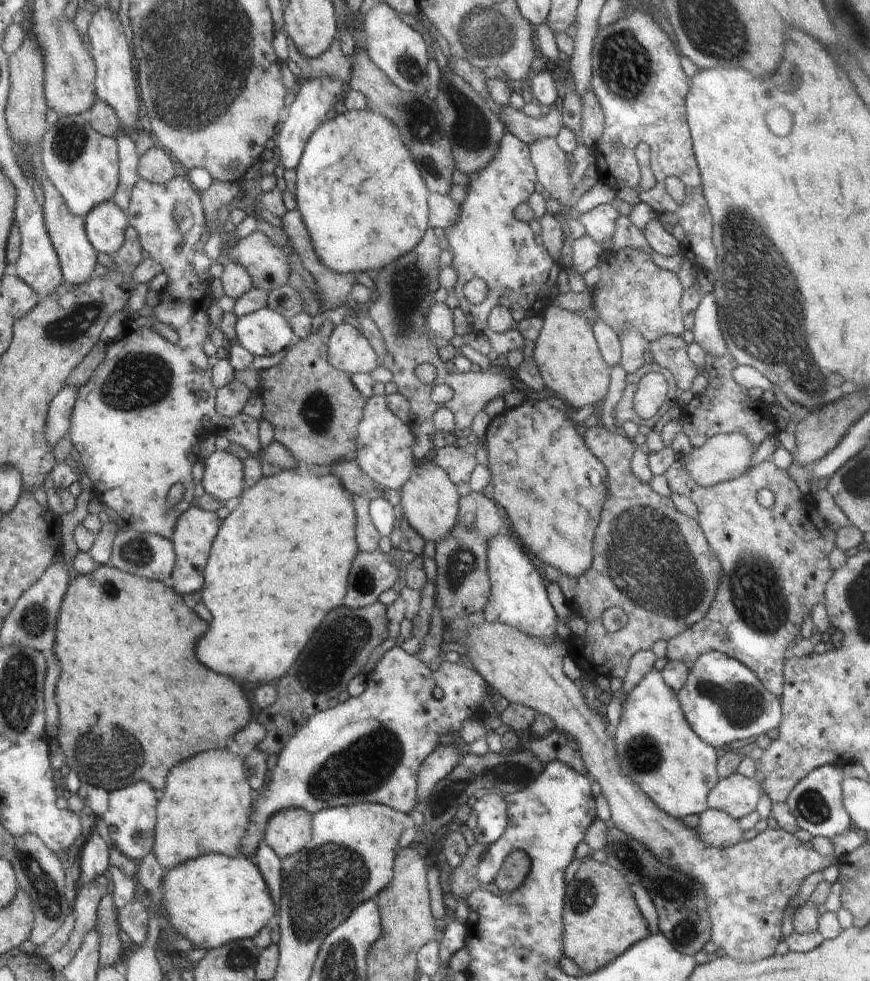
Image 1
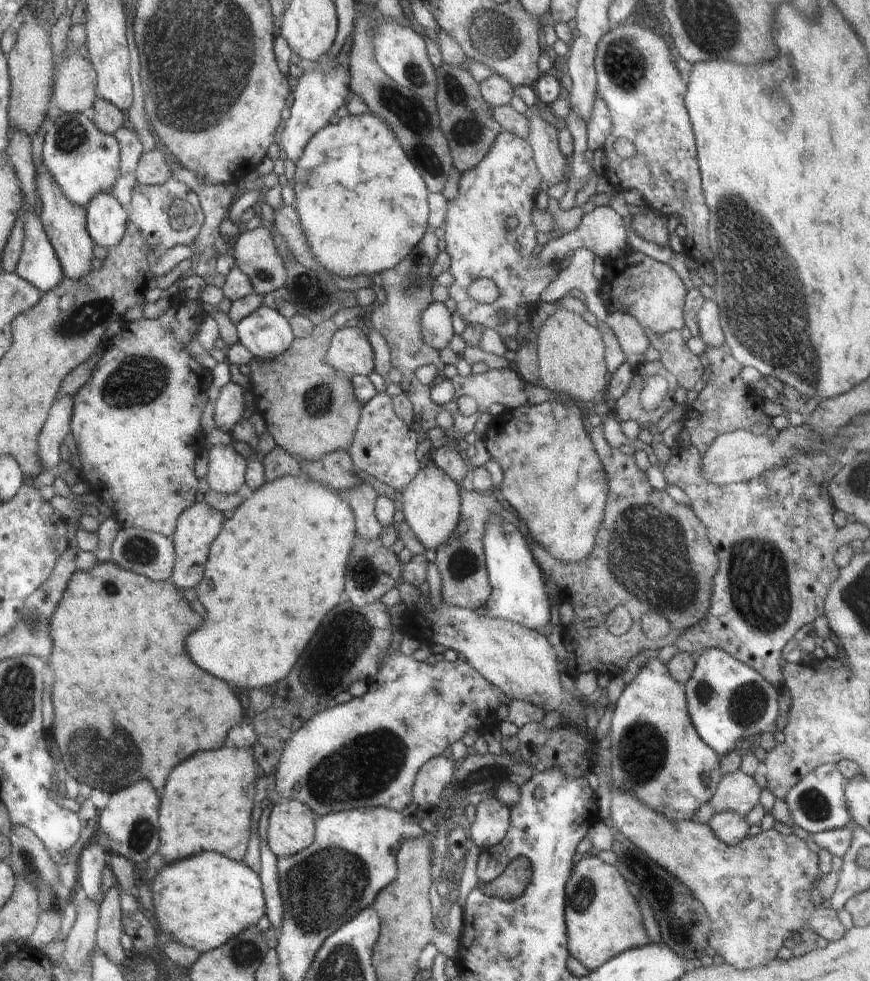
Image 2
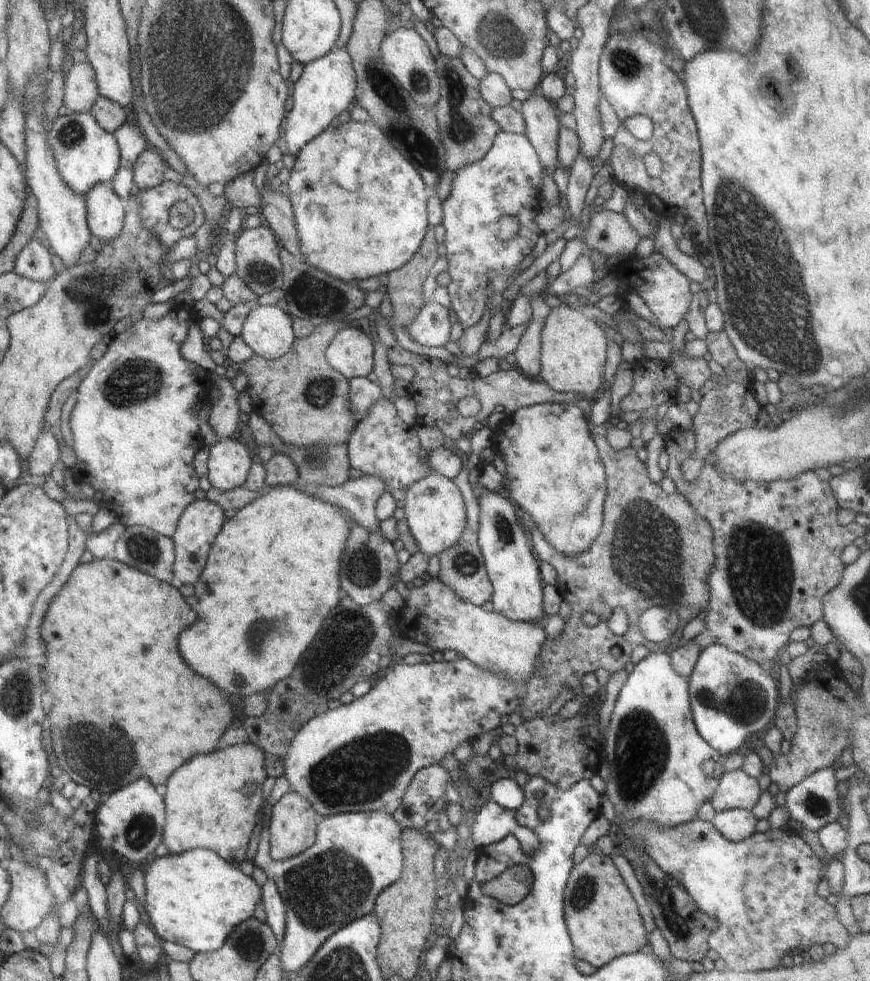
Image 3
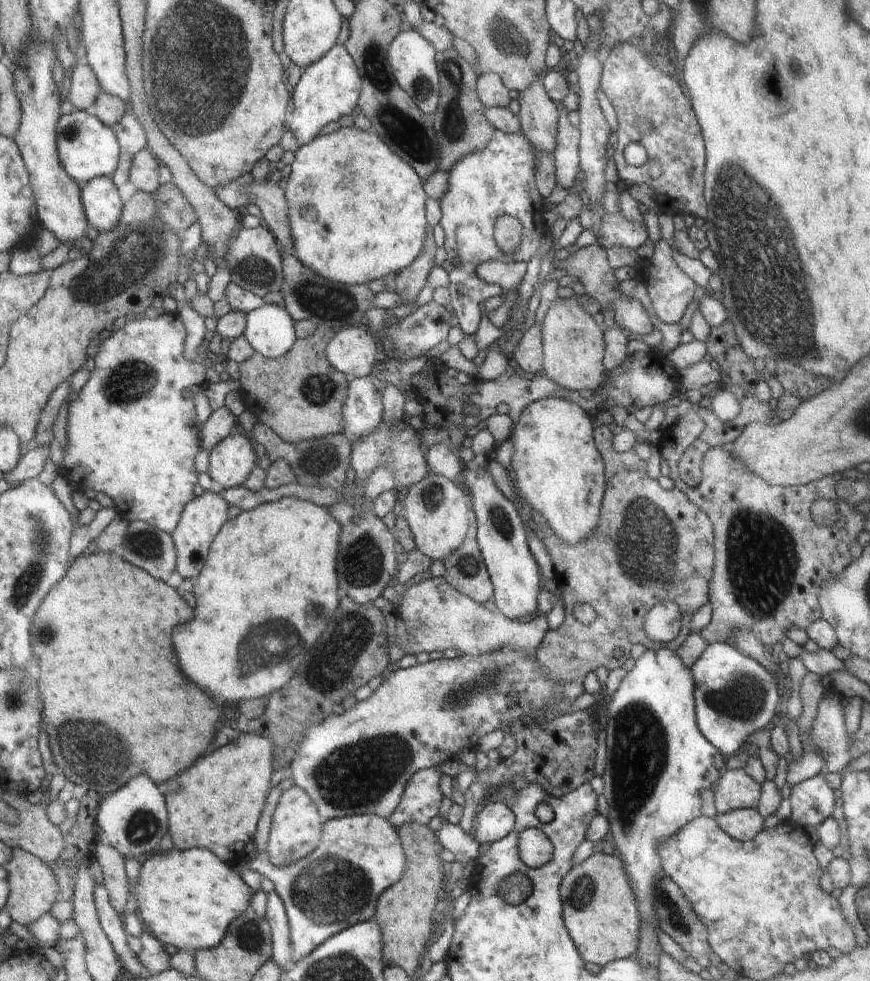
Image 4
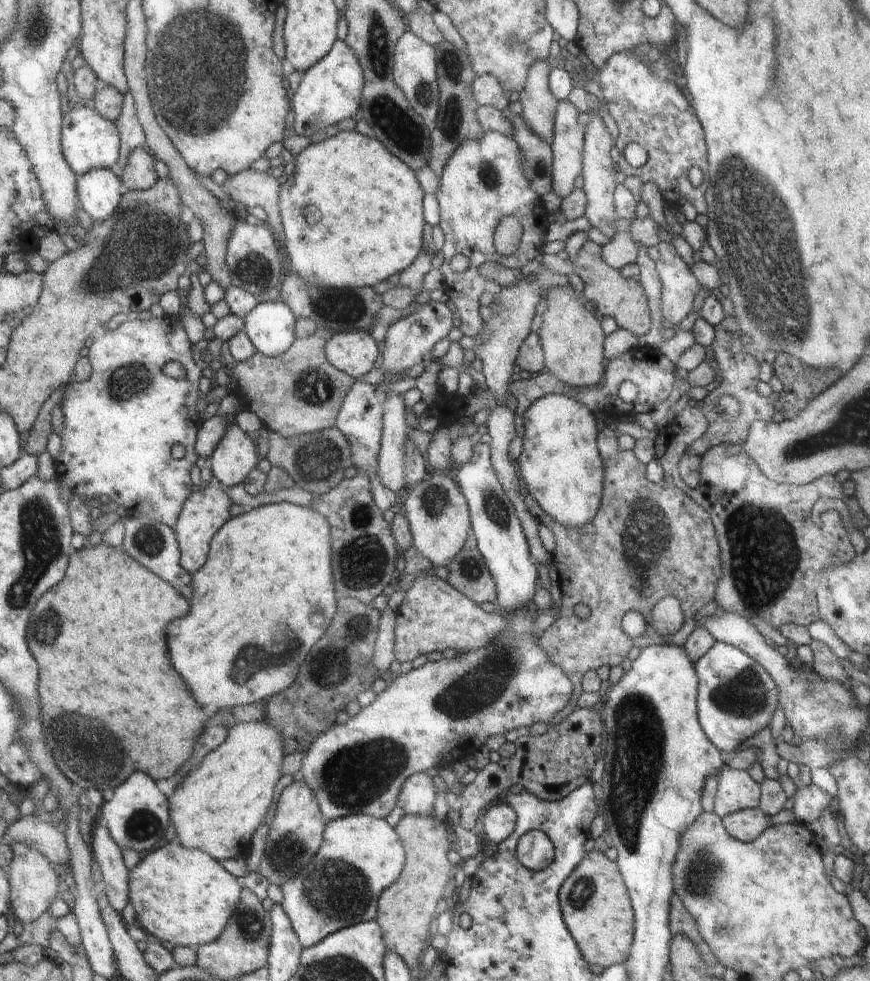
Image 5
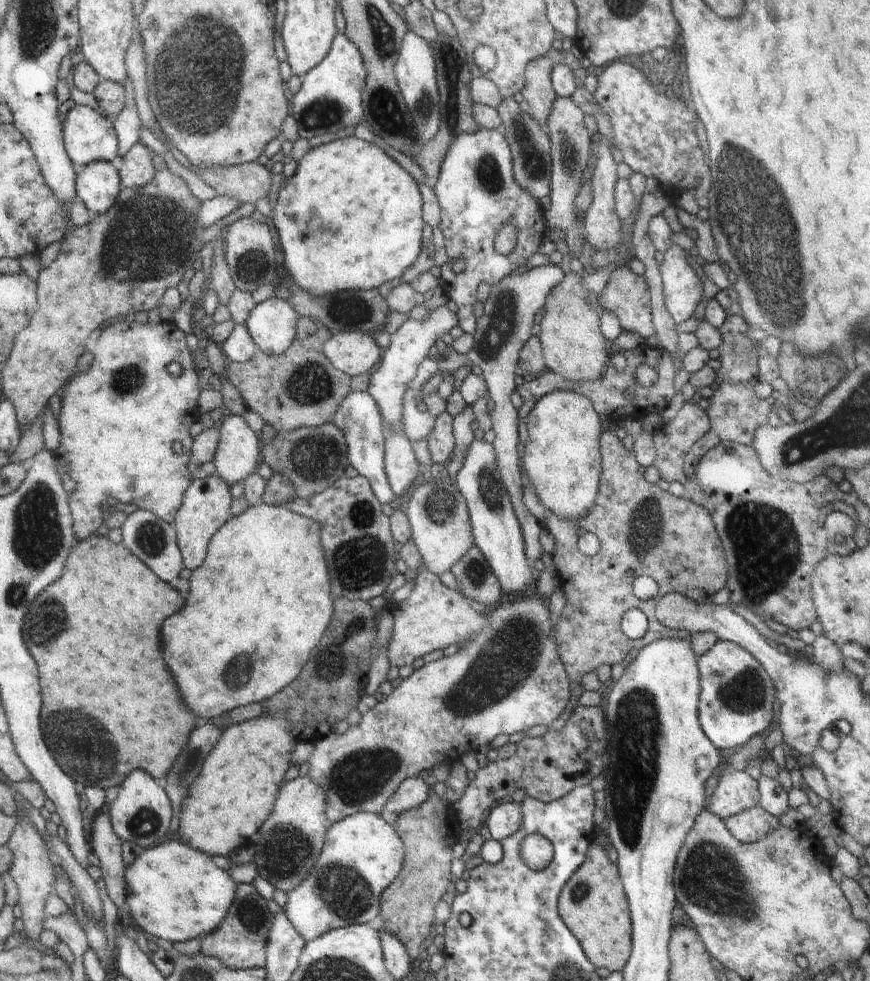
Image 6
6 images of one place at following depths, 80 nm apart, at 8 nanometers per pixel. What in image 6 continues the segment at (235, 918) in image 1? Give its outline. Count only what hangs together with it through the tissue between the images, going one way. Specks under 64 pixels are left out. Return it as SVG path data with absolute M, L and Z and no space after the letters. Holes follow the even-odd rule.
M178 840L144 850L126 868L124 877L129 892L126 901L138 929L172 943L203 938L218 930L236 898L232 878L208 854Z

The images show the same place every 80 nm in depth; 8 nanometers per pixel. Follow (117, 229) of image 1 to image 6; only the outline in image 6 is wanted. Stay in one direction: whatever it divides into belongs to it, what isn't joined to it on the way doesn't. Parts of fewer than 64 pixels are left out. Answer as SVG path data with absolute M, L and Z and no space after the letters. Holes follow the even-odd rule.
M95 162L79 169L79 181L77 182L78 199L83 201L94 215L102 214L116 202L121 192L120 176L116 168L109 162Z

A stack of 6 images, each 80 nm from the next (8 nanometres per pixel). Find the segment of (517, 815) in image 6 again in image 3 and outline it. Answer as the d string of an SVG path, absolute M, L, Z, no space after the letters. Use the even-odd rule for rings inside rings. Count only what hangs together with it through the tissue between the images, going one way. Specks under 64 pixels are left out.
M488 799L480 808L480 812L474 814L471 827L471 841L478 850L503 841L508 834L516 835L525 829L515 819L515 812L499 806L495 801Z

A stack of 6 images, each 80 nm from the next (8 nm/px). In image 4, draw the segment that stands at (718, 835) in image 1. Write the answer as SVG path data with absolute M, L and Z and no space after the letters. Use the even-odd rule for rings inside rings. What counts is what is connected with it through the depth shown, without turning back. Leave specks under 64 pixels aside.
M736 809L715 816L720 828L732 838L750 841L762 832L763 816L756 809Z

